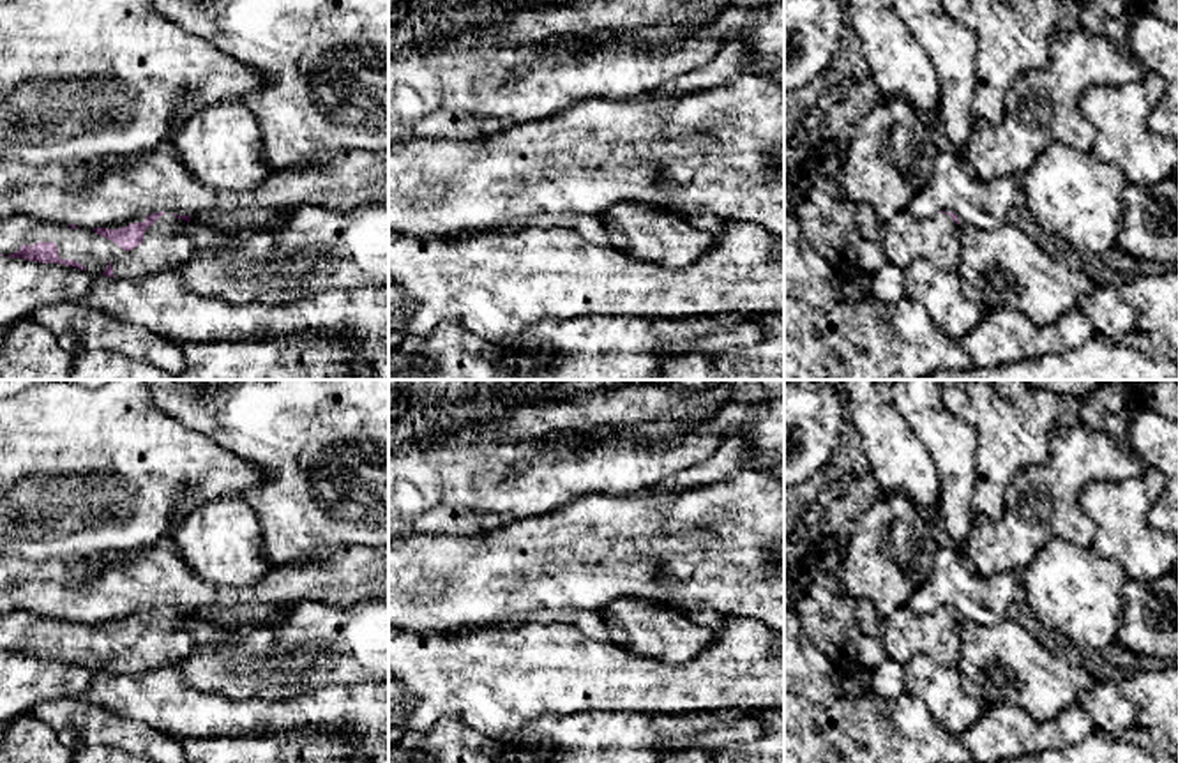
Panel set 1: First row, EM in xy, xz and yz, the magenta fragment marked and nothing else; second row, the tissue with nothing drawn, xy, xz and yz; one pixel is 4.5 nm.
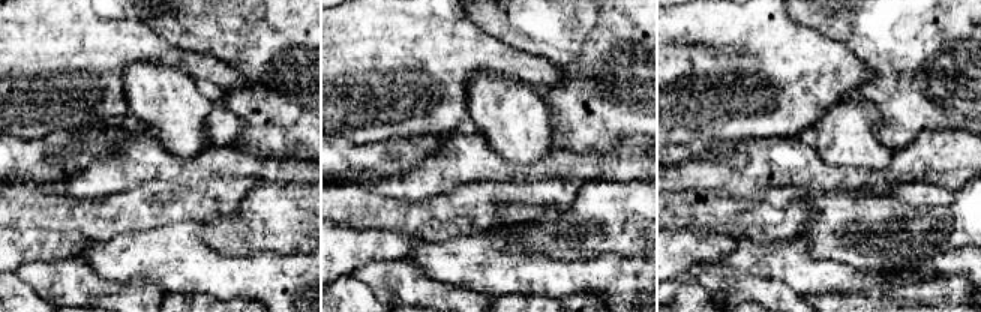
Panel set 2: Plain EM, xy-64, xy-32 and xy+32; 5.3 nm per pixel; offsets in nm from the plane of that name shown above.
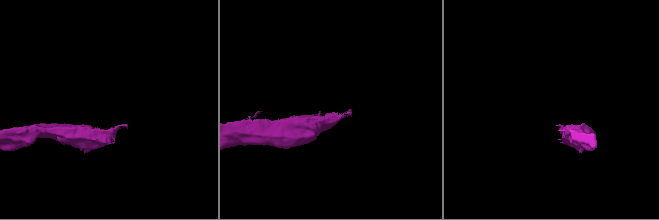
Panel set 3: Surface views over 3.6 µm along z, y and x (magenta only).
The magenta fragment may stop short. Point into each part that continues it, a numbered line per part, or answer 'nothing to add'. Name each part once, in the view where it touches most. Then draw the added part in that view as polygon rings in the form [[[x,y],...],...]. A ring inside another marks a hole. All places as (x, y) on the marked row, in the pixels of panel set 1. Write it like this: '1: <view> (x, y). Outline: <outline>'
1: xy (166, 244). Outline: [[[205,207],[191,215],[191,221],[177,219],[166,212],[147,228],[143,242],[132,251],[104,238],[94,228],[71,228],[69,224],[44,221],[28,214],[0,217],[0,254],[7,256],[21,246],[55,242],[62,260],[74,260],[92,274],[102,274],[113,267],[117,279],[140,277],[162,270],[177,270],[191,256],[191,223],[207,224],[223,233],[244,230],[281,230],[286,223],[286,210],[242,207],[230,212]]]

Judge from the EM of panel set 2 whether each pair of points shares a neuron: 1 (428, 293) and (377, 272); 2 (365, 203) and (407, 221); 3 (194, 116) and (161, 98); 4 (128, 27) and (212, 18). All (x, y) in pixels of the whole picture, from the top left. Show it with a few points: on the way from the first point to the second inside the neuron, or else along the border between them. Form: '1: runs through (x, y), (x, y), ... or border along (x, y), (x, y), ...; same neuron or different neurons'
1: runs through (416, 287), (389, 281); same neuron
2: runs through (375, 210), (396, 213); same neuron
3: runs through (186, 116), (180, 116), (168, 104); same neuron
4: border along (146, 15), (152, 27), (177, 47); different neurons

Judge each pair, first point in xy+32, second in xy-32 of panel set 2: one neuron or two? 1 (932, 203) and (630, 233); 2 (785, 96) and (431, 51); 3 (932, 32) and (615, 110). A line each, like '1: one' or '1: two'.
1: one
2: one
3: one

